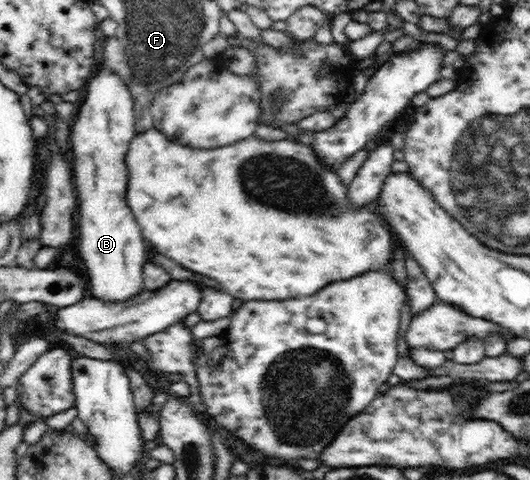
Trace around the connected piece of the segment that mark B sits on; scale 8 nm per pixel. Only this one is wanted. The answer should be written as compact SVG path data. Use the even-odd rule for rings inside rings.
M103 63L98 68L99 71L96 74L93 74L92 78L88 80L87 84L84 87L86 91L85 100L82 102L77 115L73 117L70 122L70 134L69 134L69 147L72 148L72 174L73 174L73 185L75 186L76 196L77 196L77 239L75 240L75 245L80 251L82 261L84 266L88 269L86 274L89 284L91 285L91 296L97 300L102 300L103 302L126 302L130 300L132 296L136 297L136 294L145 291L143 284L143 270L144 266L149 262L148 256L148 244L143 238L141 227L126 201L126 190L128 186L128 167L126 167L126 154L128 154L128 148L130 148L130 140L136 135L134 129L134 123L136 122L135 110L134 110L134 99L132 98L131 92L126 88L124 81L117 75L114 74L111 70L108 70Z

